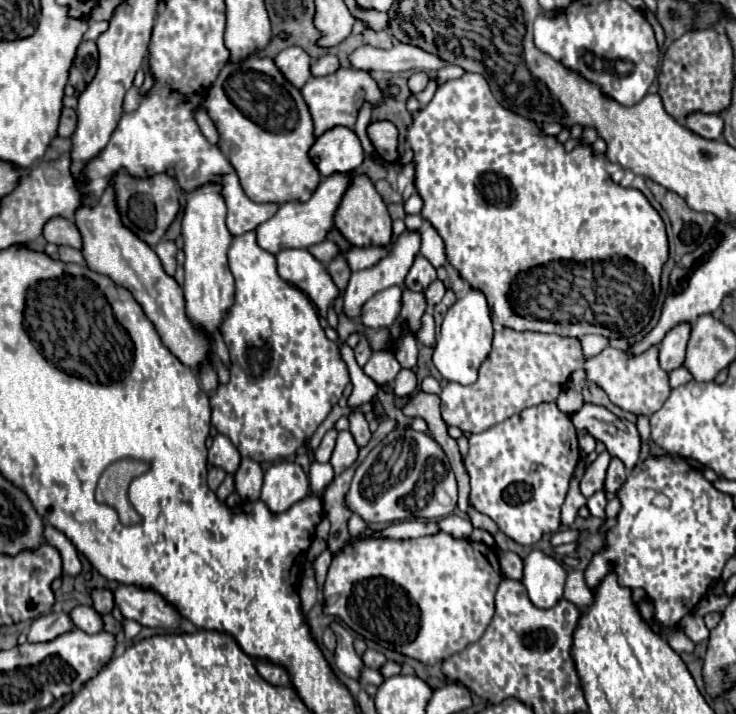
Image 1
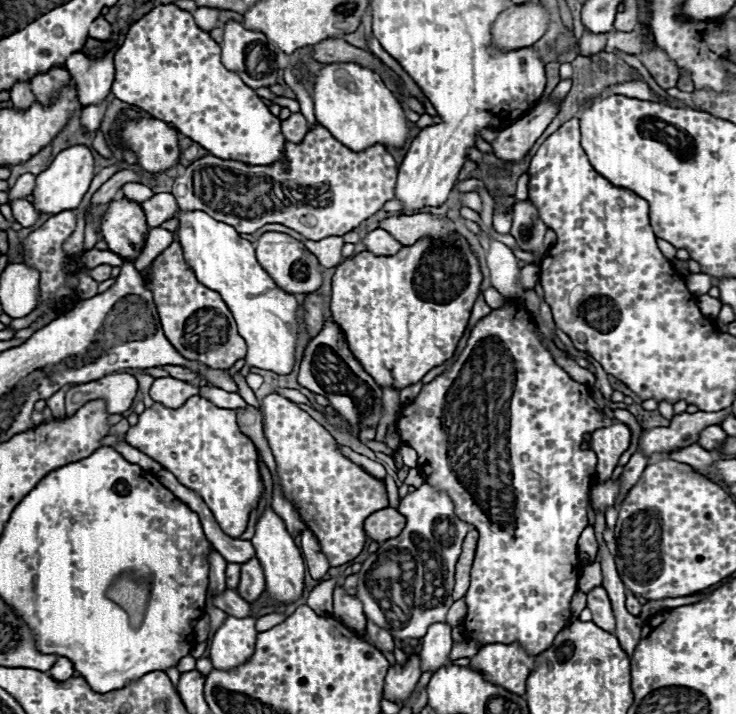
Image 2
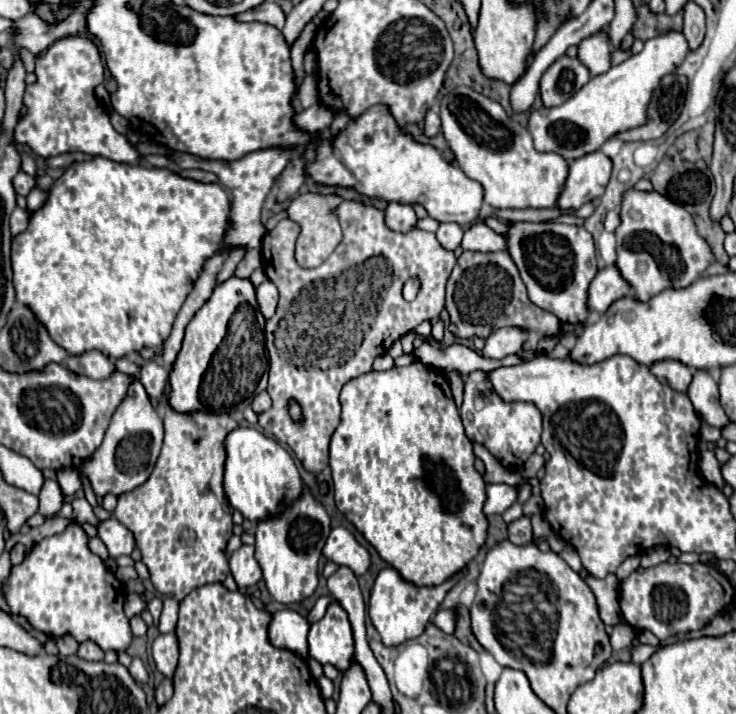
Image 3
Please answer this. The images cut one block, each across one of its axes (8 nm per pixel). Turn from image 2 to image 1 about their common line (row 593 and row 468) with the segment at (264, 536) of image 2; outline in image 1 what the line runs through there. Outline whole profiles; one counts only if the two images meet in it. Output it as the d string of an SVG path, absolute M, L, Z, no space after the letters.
M296 462L272 464L264 474L260 500L272 512L284 512L308 494L308 476Z

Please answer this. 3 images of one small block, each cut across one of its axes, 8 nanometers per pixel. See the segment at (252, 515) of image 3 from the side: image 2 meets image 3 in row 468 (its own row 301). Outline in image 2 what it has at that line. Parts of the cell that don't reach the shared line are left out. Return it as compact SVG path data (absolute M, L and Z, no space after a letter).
M180 210L176 218L180 220L180 230L174 236L182 242L186 260L196 272L196 278L210 290L216 290L236 318L238 332L248 344L246 364L282 376L290 374L296 362L296 342L300 332L296 318L298 300L274 284L274 280L258 264L252 244L240 238L232 226L216 222L200 210Z

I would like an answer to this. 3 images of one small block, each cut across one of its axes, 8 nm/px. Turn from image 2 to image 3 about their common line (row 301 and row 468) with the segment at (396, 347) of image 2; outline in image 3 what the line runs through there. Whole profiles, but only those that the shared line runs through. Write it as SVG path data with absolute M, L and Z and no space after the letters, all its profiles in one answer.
M414 360L410 366L404 368L390 368L384 372L368 372L360 376L360 380L352 380L352 384L346 384L346 388L340 394L342 402L342 418L340 426L336 428L332 442L330 442L330 468L332 468L332 482L334 482L334 496L338 510L356 526L356 530L376 548L380 558L388 562L406 582L414 586L438 586L446 580L450 580L454 574L462 572L470 560L478 554L482 548L486 534L488 534L488 520L484 516L484 502L486 502L486 482L480 472L474 468L474 452L472 442L464 434L464 426L458 414L458 408L454 404L450 384L434 366L426 366L420 360Z

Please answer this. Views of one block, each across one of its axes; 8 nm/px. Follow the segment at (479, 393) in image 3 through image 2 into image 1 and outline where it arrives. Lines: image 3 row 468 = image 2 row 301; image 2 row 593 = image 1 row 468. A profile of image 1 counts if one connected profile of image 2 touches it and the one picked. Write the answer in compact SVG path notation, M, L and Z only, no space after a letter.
M538 404L532 408L524 408L520 414L484 430L478 434L470 434L470 450L464 458L466 470L470 474L470 504L490 516L498 528L510 536L518 544L532 546L544 534L554 534L560 530L560 512L564 498L568 494L570 478L580 460L578 436L572 420L552 404Z

